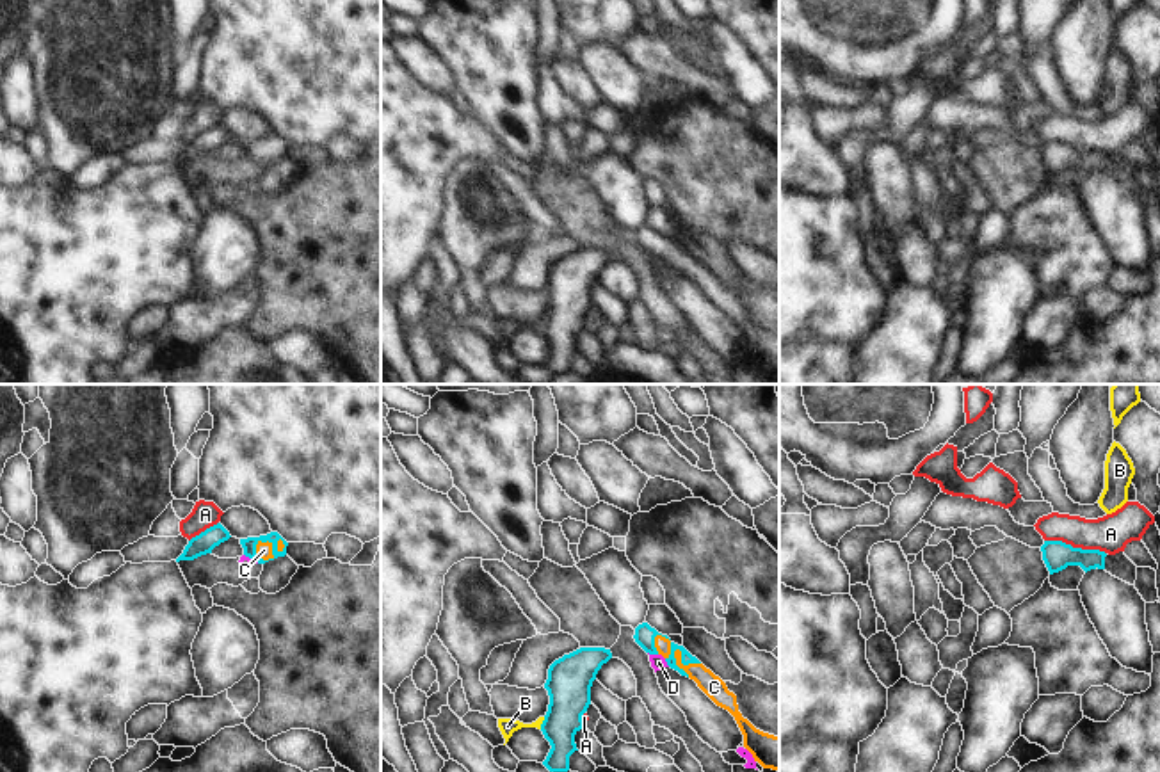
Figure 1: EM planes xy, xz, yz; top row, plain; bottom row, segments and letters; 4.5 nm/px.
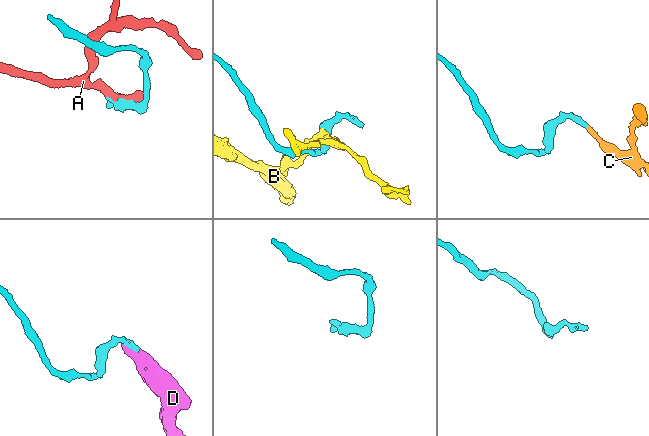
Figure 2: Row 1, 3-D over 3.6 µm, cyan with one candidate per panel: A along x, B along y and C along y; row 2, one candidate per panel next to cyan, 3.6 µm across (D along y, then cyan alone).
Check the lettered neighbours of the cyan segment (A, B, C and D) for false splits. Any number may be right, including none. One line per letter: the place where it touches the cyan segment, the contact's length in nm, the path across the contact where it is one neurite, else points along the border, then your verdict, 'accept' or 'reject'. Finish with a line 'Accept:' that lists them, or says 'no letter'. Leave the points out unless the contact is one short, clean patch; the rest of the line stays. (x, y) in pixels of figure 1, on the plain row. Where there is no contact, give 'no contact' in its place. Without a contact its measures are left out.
A: meets cyan in yz at (1075, 150); contact 280 nm long; reject
B: meets cyan in xz at (543, 324); contact 60 nm long; border along xz (545, 319), (539, 329); reject
C: meets cyan in xz at (678, 249); contact 240 nm long; runs through xz (687, 260), (678, 249), (682, 264), (714, 289); accept
D: meets cyan in xz at (653, 255); contact 50 nm long; border along xz (648, 253), (657, 257); reject
Accept: C

